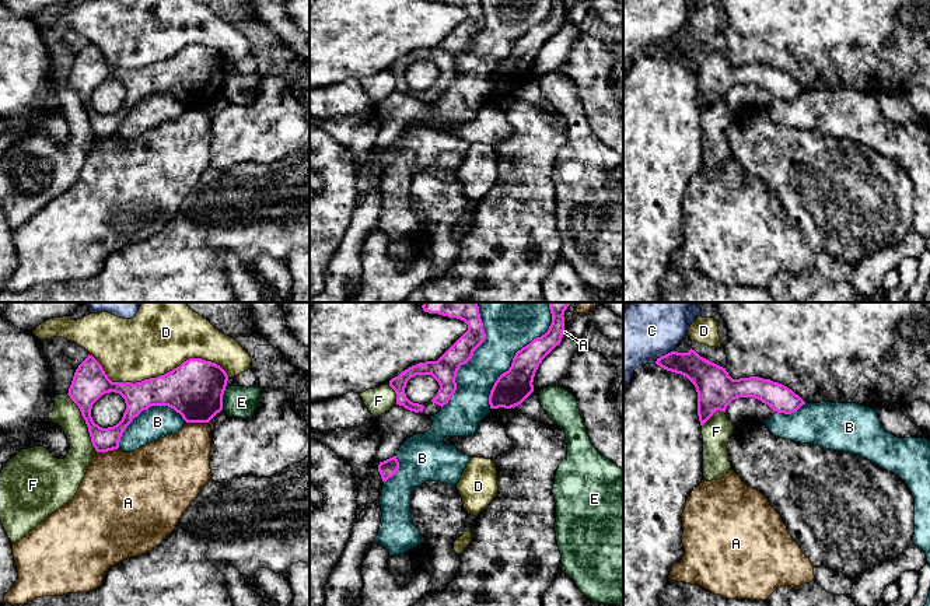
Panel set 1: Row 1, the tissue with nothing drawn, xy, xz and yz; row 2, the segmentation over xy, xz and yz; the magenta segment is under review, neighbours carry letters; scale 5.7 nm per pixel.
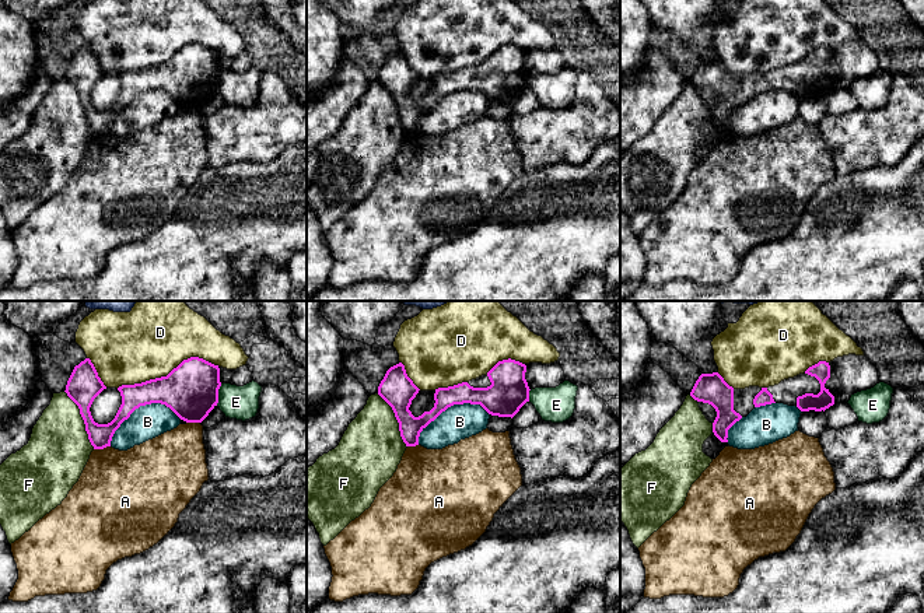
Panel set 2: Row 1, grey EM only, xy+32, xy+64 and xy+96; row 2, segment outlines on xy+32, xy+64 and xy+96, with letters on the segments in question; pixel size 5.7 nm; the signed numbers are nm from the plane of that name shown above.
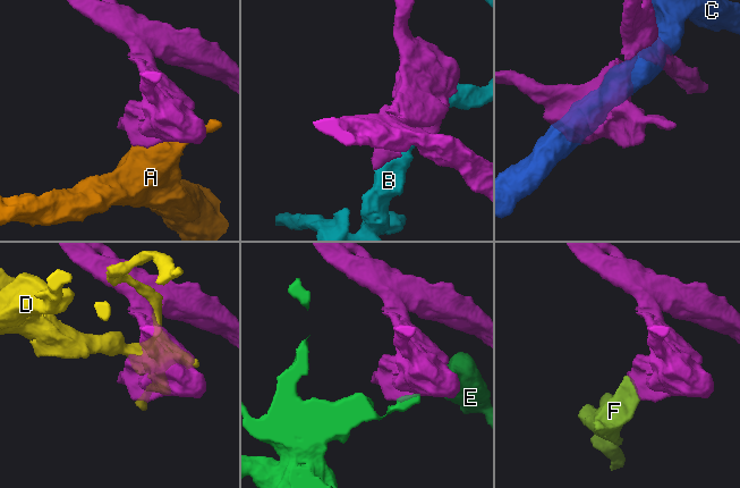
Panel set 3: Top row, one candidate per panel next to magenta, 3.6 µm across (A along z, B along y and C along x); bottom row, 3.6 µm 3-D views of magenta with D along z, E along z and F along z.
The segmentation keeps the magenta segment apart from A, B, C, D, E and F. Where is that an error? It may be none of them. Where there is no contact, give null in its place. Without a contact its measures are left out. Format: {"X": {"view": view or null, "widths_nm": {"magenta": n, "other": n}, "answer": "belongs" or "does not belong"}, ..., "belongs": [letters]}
{"A": {"view": "xy", "widths_nm": {"magenta": 140, "other": 460}, "answer": "does not belong"}, "B": {"view": "xz", "widths_nm": {"magenta": 200, "other": 400}, "answer": "does not belong"}, "C": {"view": "yz", "widths_nm": {"magenta": 170, "other": 360}, "answer": "does not belong"}, "D": {"view": "xy", "widths_nm": {"magenta": 320, "other": 380}, "answer": "does not belong"}, "E": {"view": "xy", "widths_nm": {"magenta": 320, "other": 180}, "answer": "does not belong"}, "F": {"view": "xy", "widths_nm": {"magenta": 200, "other": 160}, "answer": "does not belong"}, "belongs": []}

